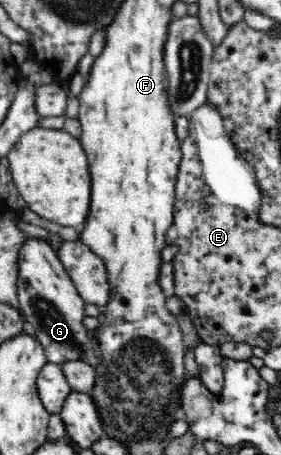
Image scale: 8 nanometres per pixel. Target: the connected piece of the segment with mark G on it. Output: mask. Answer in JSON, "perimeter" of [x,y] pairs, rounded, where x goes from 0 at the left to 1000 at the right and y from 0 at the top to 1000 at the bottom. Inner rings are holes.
{"perimeter":[[[93,521],[71,538],[64,591],[68,675],[93,705],[125,721],[167,796],[217,800],[288,791],[338,807],[352,798],[352,778],[331,741],[335,727],[295,716],[310,697],[295,686],[302,659],[231,598],[174,525]]]}

